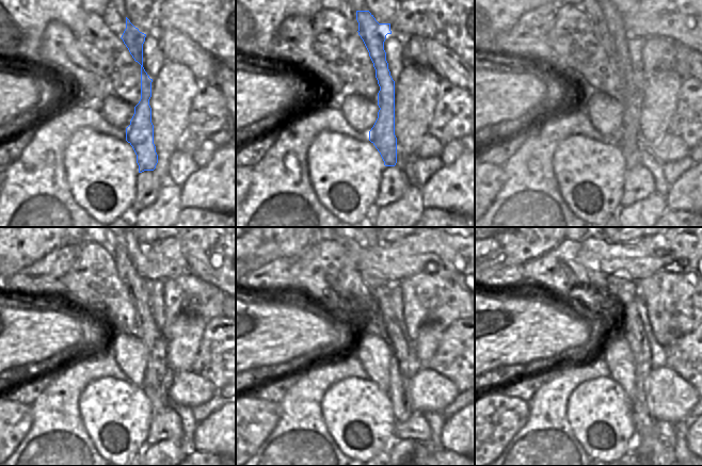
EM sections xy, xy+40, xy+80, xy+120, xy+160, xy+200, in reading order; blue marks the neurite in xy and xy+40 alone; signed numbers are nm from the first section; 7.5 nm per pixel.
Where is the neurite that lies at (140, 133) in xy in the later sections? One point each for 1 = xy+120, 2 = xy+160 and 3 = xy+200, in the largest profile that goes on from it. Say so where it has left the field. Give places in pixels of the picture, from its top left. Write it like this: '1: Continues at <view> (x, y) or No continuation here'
1: Continues at xy+120 (158, 396)
2: Continues at xy+160 (398, 395)
3: Continues at xy+200 (639, 405).

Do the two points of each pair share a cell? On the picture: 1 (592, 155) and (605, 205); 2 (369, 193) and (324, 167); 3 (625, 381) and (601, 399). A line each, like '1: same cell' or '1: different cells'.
1: same cell
2: same cell
3: different cells

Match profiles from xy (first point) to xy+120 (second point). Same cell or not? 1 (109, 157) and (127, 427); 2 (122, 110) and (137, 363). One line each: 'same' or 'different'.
1: same
2: same

